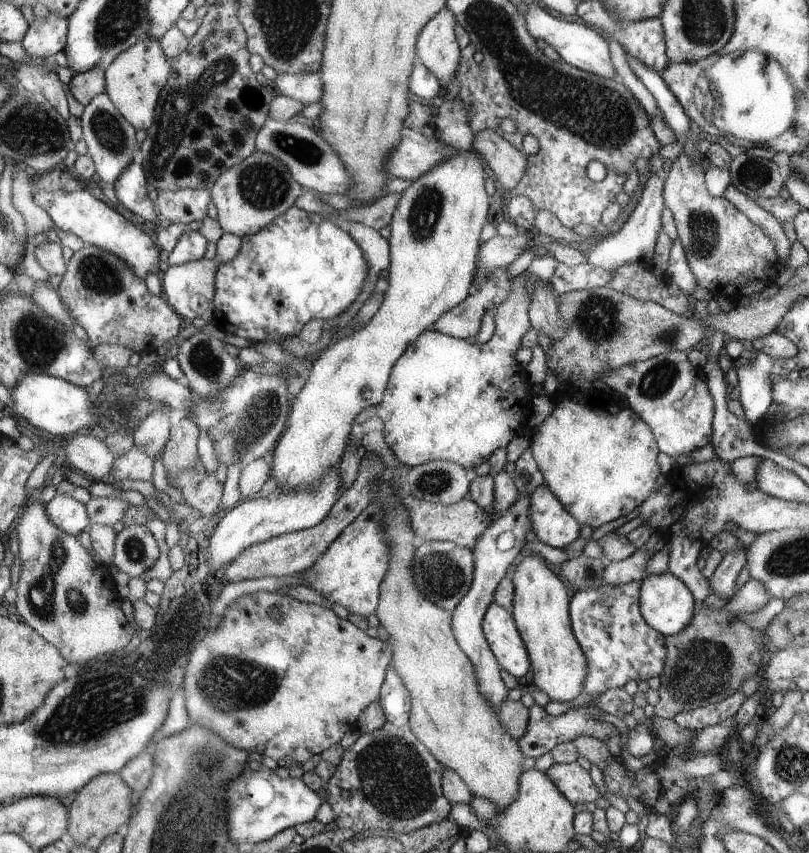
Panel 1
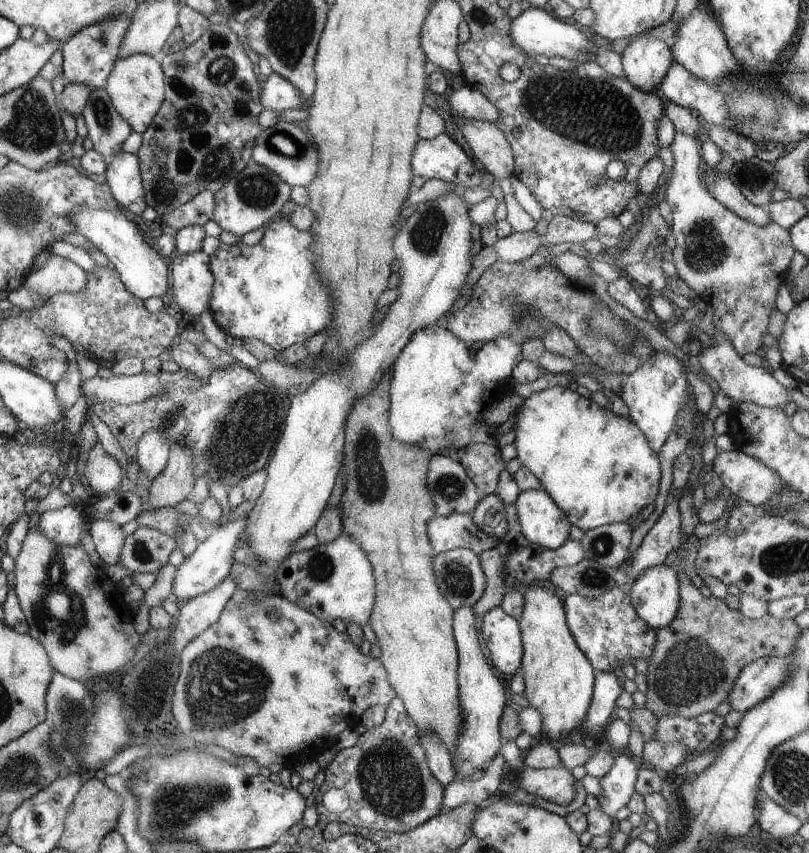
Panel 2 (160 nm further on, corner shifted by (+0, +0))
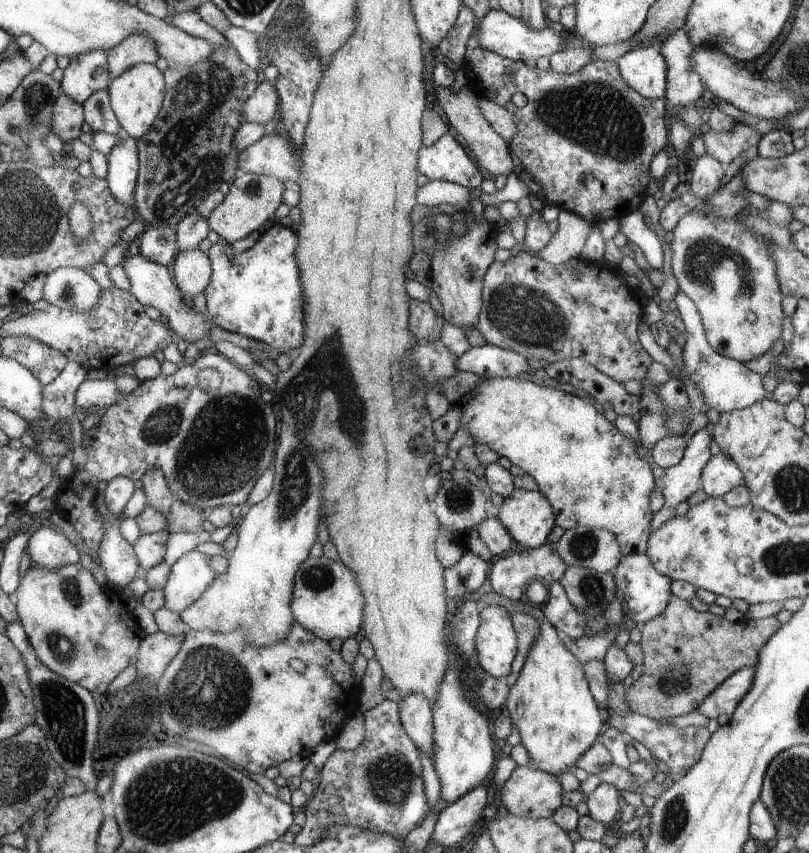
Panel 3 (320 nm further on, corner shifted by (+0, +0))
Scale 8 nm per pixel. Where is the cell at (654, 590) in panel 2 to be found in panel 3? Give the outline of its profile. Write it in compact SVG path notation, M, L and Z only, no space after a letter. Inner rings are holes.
M646 554L623 556L613 573L616 578L615 596L622 605L623 614L632 622L636 622L637 626L641 627L646 622L650 622L652 618L656 618L658 614L662 614L673 596L671 591L672 578L666 578L664 574L660 574L652 566L652 562Z

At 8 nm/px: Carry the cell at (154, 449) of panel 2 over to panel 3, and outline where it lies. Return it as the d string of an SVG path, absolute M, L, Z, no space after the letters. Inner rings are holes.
M150 466L149 470L146 470L145 477L141 480L143 482L142 491L146 494L148 504L154 506L158 512L162 512L168 519L175 497L168 489L168 482L166 482L162 470Z

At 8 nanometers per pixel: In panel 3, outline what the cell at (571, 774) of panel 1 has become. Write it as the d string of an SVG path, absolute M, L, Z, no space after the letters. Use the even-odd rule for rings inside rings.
M517 765L502 786L499 801L510 814L528 818L551 818L561 809L563 788L558 776Z

